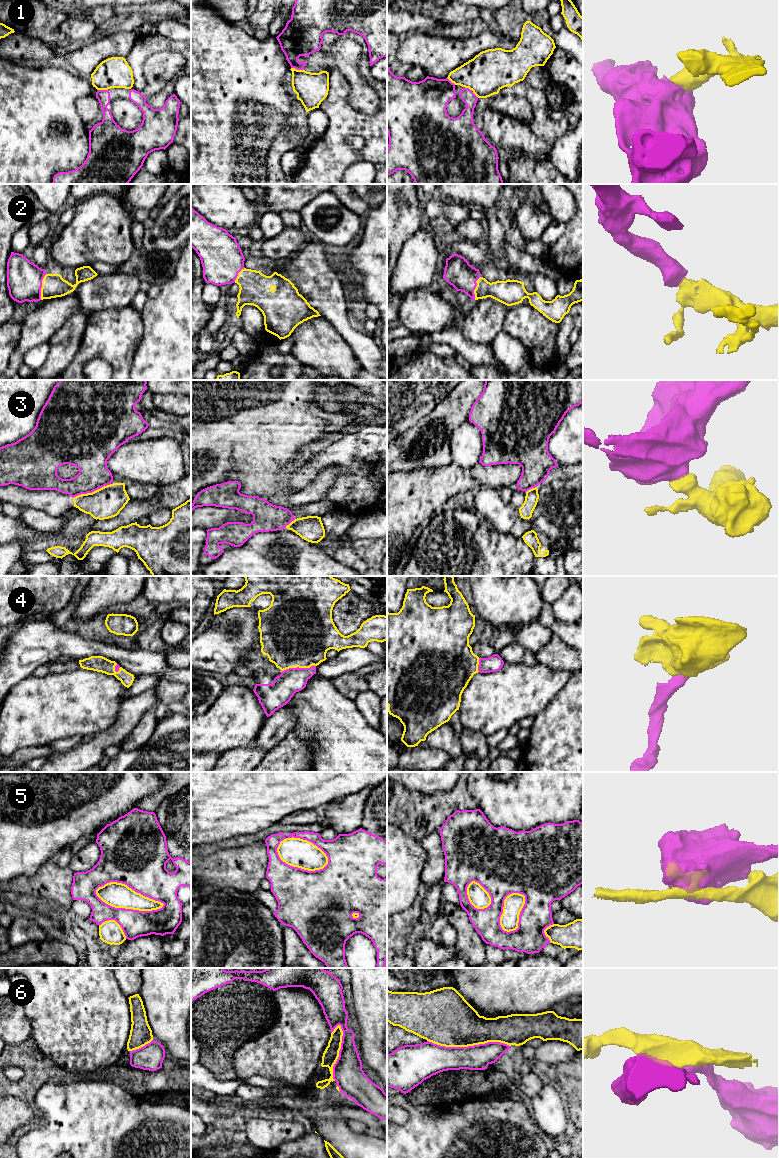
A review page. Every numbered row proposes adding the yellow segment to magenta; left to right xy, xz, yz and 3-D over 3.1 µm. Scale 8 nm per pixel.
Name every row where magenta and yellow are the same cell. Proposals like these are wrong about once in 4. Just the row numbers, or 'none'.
2, 4

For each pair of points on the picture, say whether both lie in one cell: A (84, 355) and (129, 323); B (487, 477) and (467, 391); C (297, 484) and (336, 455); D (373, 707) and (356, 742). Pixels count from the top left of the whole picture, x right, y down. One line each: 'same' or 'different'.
A: same
B: different
C: same
D: different

